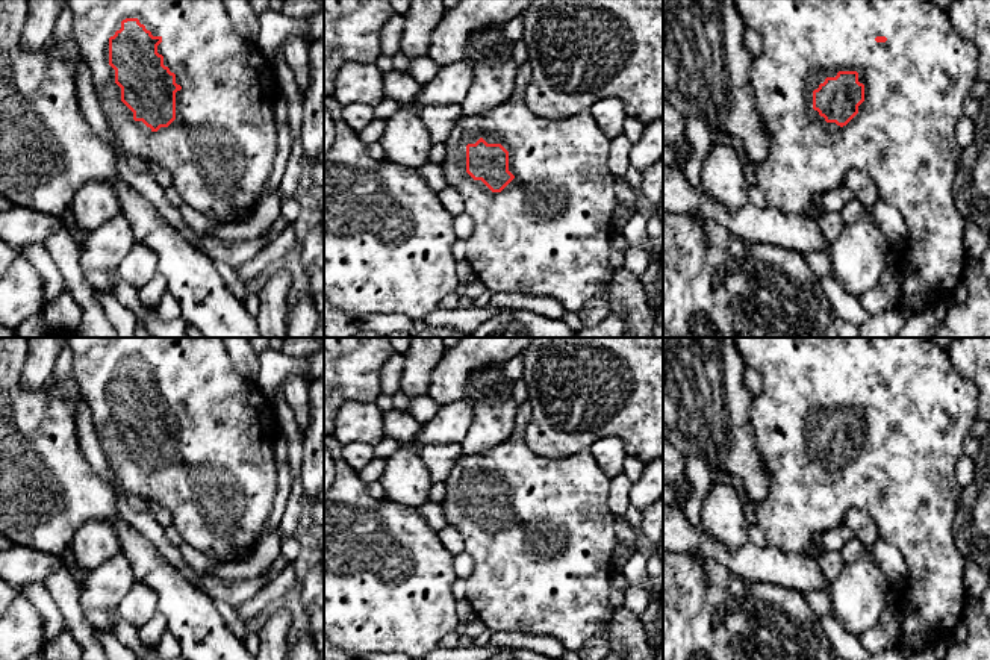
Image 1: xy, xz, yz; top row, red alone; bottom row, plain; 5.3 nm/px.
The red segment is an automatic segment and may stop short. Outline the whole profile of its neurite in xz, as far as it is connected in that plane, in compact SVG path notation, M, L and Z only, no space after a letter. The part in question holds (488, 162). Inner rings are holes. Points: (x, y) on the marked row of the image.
M528 62L516 70L512 95L497 107L475 117L460 117L445 144L441 163L448 186L459 191L465 212L474 221L466 241L466 262L477 279L492 292L512 292L556 298L566 312L580 312L584 304L610 285L610 236L616 177L609 168L610 139L599 129L590 109L566 118L534 115L525 104L525 88L531 80Z

